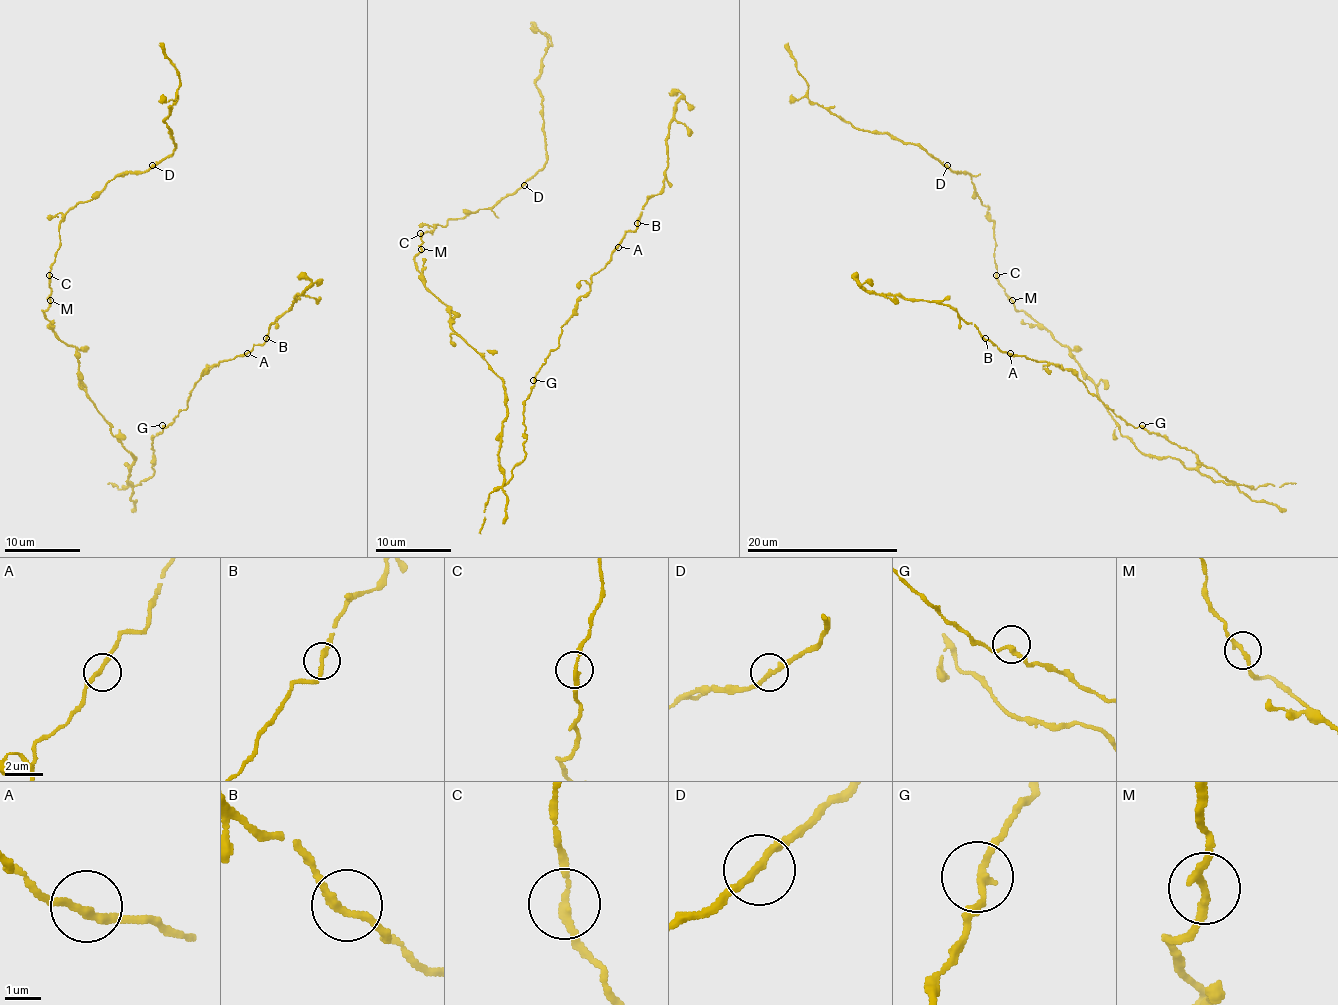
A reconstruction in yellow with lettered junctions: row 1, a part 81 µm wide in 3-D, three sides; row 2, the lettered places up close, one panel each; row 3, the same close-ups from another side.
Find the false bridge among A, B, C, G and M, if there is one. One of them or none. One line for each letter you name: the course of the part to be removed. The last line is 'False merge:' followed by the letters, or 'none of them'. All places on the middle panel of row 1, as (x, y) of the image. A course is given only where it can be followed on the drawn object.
False merge: none of them

